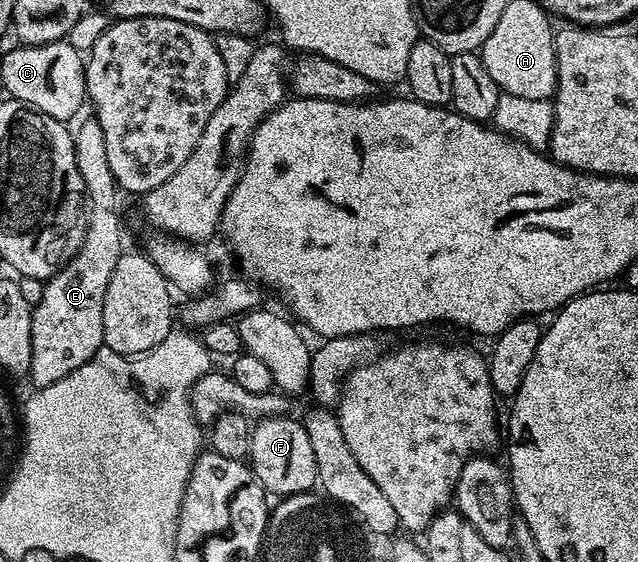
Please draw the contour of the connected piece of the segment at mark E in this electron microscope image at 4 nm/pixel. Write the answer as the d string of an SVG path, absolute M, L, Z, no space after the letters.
M87 117L87 120L78 128L74 128L75 136L75 156L77 157L77 169L81 173L81 181L83 182L83 194L85 196L85 214L87 216L87 236L83 239L83 247L78 253L51 279L46 280L43 284L43 292L41 293L41 301L31 312L33 319L33 357L31 361L30 382L35 382L36 388L45 385L53 385L53 381L61 381L61 377L65 377L69 373L73 373L73 369L81 369L81 365L85 365L85 361L89 361L103 347L103 326L101 325L101 313L105 305L105 289L109 289L109 277L113 277L113 269L117 265L117 261L125 254L123 247L123 227L119 224L119 198L121 192L115 184L113 173L109 169L109 157L105 157L105 133L101 129L101 125L93 117Z

